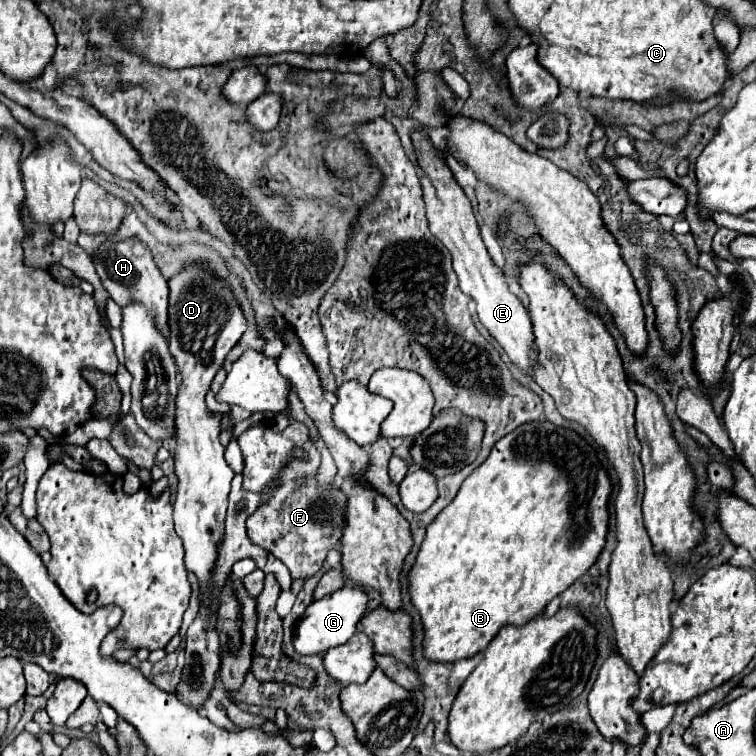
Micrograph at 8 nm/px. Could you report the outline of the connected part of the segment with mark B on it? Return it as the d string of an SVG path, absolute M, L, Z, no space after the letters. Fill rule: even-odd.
M532 421L532 423L520 425L518 429L514 429L506 437L502 437L492 447L492 453L488 455L488 459L464 479L464 483L460 485L452 503L448 503L448 507L444 507L442 513L428 525L424 543L420 545L416 561L408 573L410 601L418 609L420 619L422 619L422 629L424 629L424 641L422 641L424 657L432 663L454 663L460 659L470 659L470 657L478 655L480 651L484 651L502 627L526 625L530 619L542 615L548 601L552 601L568 585L572 585L576 579L580 579L588 571L588 567L592 567L592 563L598 559L598 555L604 547L604 535L606 535L606 525L608 525L606 503L608 503L610 491L612 491L612 485L598 459L598 453L578 433L556 427L548 421L542 421L542 423Z

